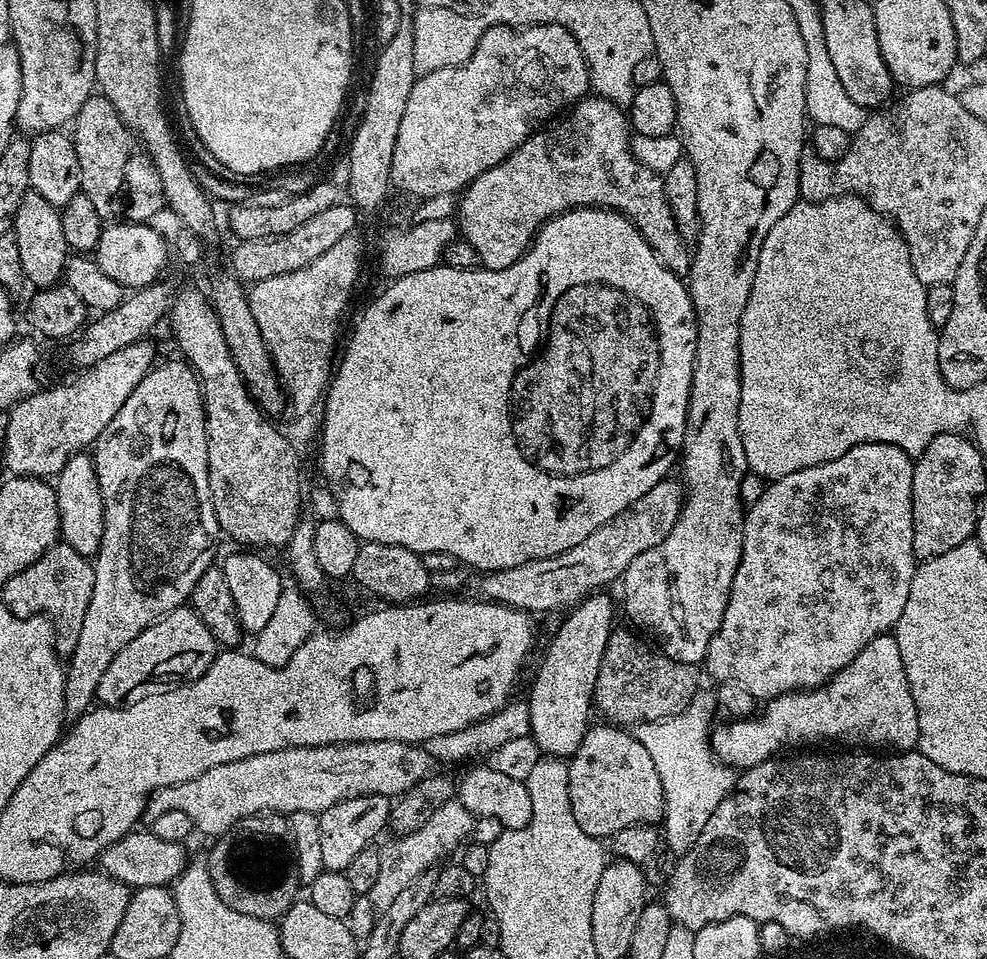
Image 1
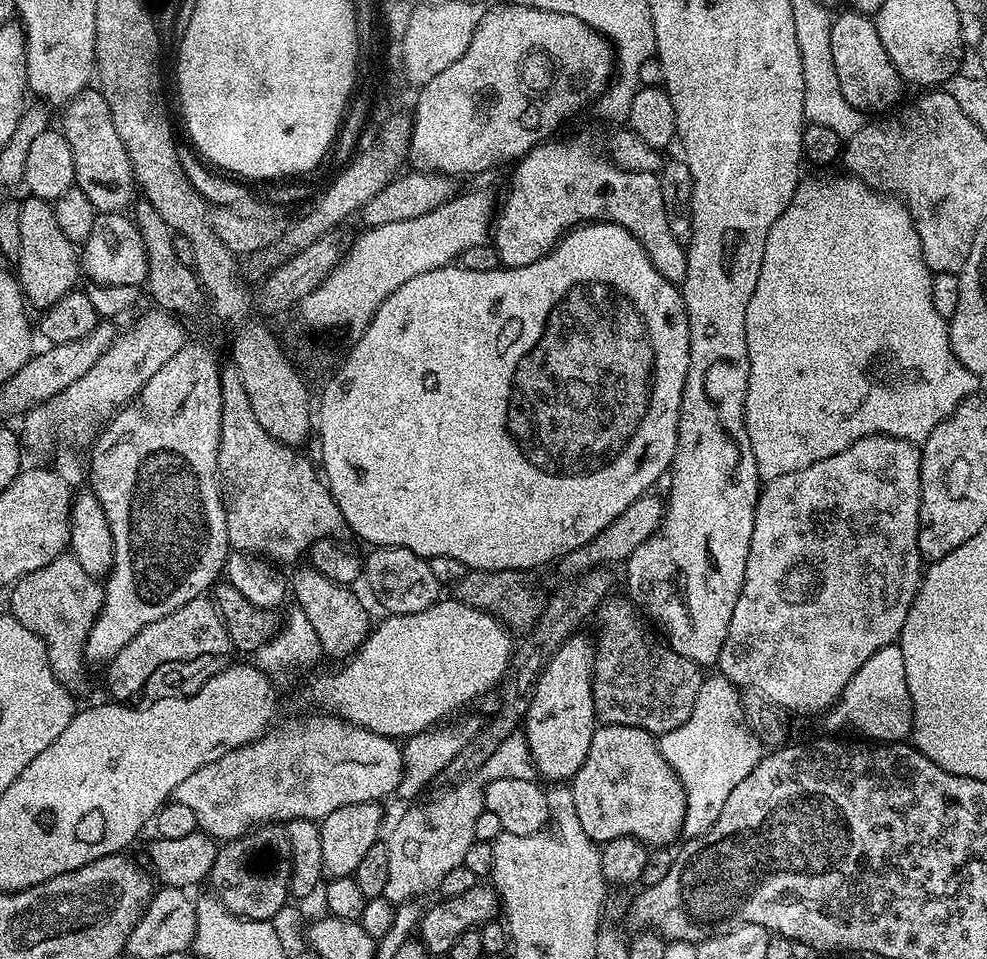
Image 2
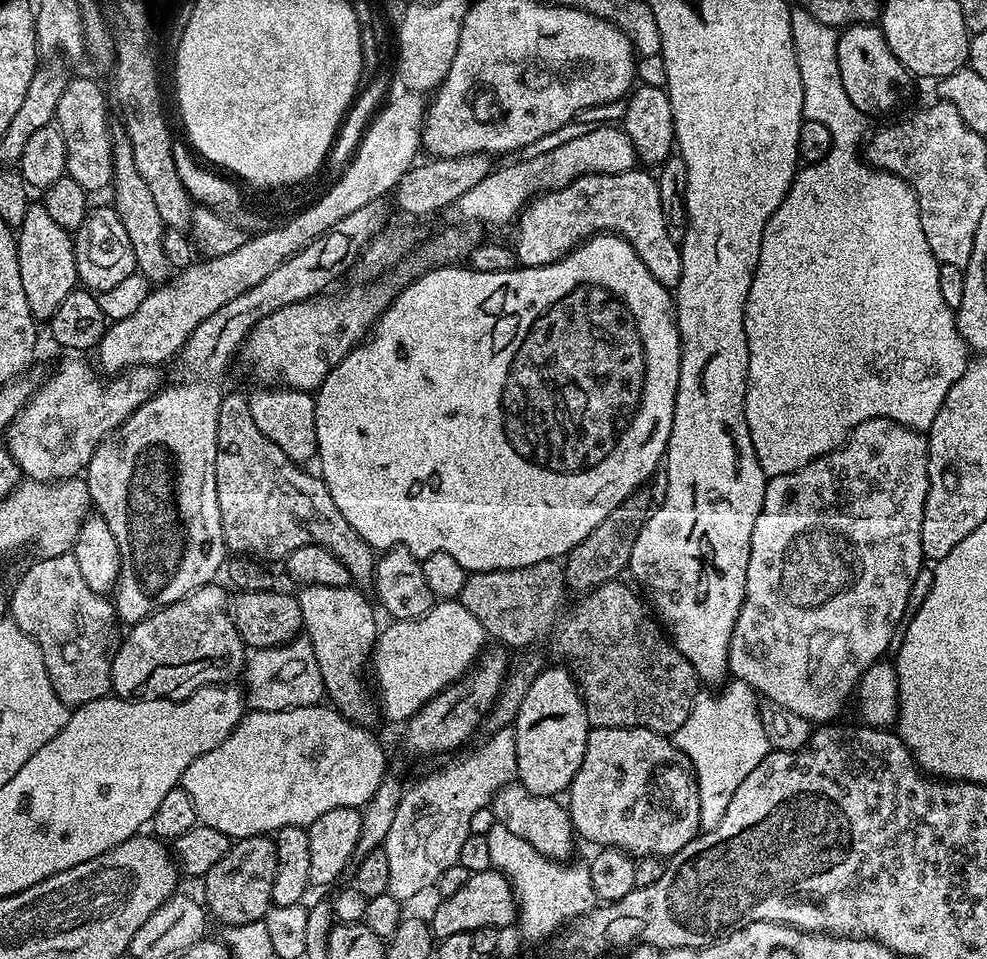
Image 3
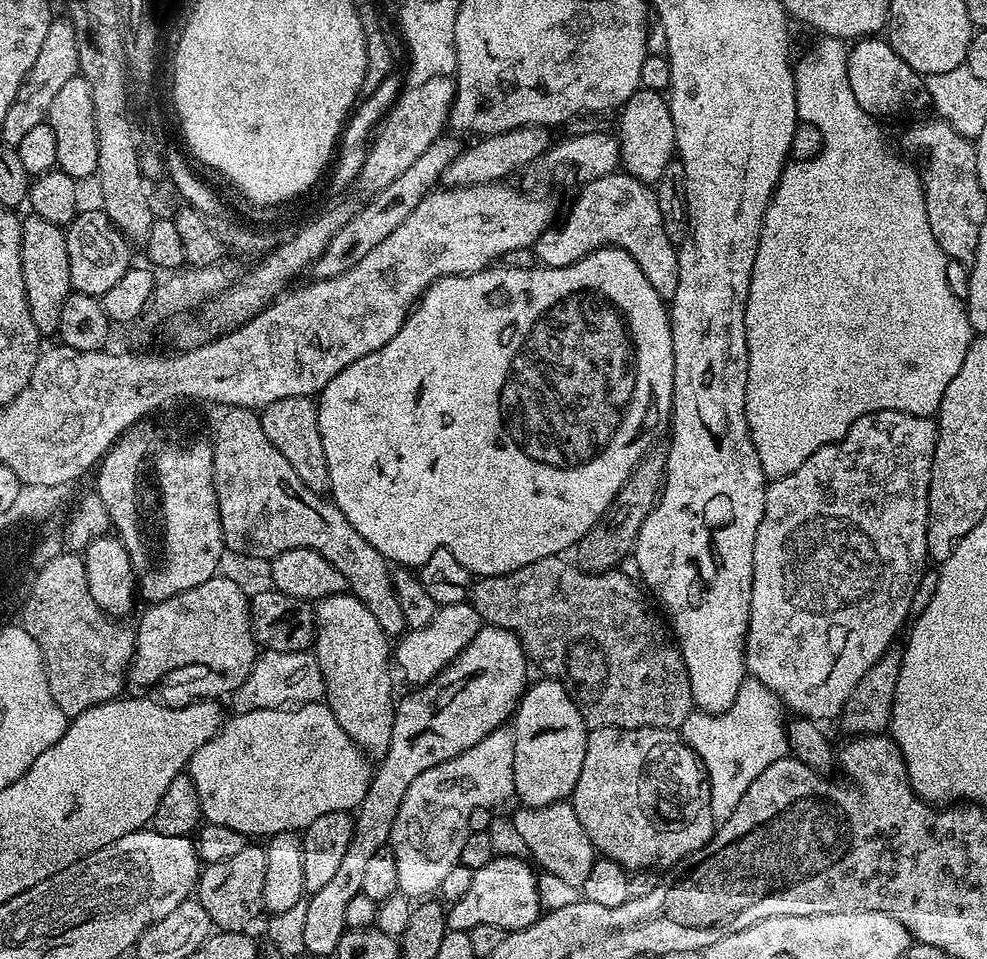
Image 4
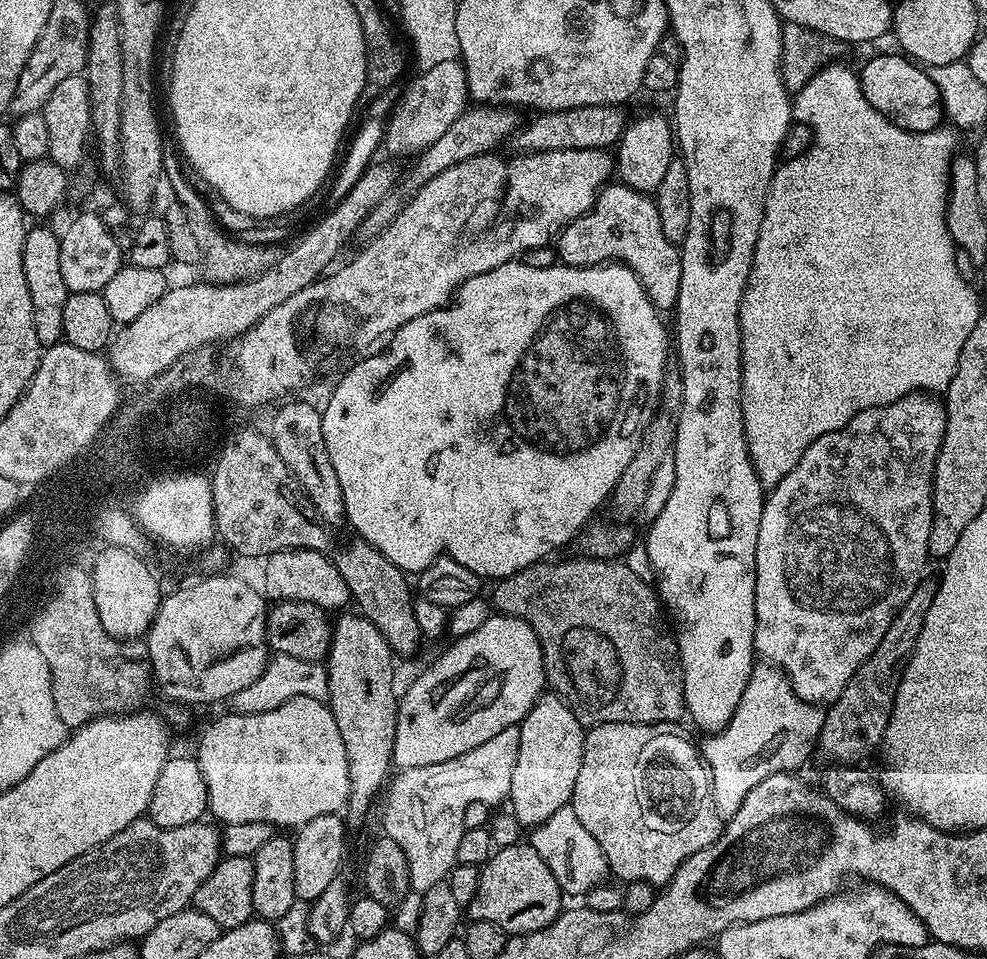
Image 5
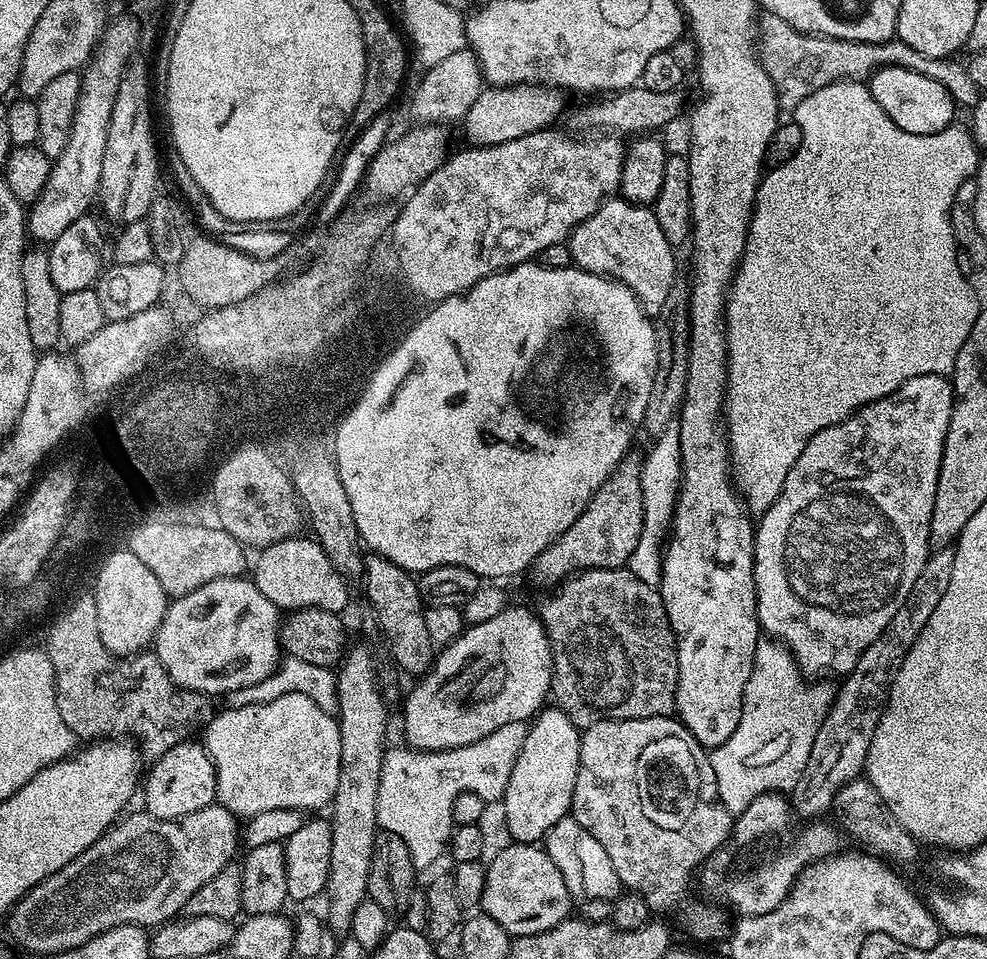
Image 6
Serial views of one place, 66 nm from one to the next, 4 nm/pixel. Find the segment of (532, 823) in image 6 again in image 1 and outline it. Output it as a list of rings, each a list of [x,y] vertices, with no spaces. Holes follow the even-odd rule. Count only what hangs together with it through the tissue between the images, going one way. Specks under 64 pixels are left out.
[[[608,594],[585,596],[567,613],[569,616],[561,622],[560,629],[553,634],[552,641],[548,644],[548,653],[545,654],[544,661],[541,662],[540,669],[532,680],[532,693],[527,693],[528,713],[532,727],[530,735],[545,757],[572,757],[589,730],[588,711],[591,713],[594,708],[592,695],[598,682],[598,670],[606,654],[606,642],[614,631],[612,600],[604,595]]]

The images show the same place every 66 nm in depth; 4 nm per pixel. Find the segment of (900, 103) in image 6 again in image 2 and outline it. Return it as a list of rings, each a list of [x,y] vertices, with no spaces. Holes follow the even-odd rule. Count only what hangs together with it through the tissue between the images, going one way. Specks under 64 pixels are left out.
[[[841,11],[832,22],[830,51],[834,53],[834,74],[838,74],[838,86],[842,86],[842,95],[850,106],[865,114],[884,114],[901,103],[905,81],[901,80],[894,62],[890,62],[890,54],[886,54],[886,46],[882,46],[882,38],[878,38],[876,21],[871,15]]]

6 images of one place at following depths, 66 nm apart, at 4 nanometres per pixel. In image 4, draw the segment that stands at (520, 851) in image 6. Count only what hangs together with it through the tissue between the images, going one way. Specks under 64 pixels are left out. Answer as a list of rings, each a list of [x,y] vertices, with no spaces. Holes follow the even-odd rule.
[[[497,854],[490,862],[486,862],[486,866],[475,869],[466,894],[447,905],[449,929],[468,932],[474,926],[498,926],[507,934],[536,923],[542,915],[540,882],[537,873],[532,873],[531,867],[533,865],[520,856]]]

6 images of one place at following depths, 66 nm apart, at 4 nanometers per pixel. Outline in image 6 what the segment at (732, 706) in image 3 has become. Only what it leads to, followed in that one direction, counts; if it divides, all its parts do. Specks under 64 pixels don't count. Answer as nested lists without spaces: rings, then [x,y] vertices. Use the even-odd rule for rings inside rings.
[[[764,638],[756,645],[754,666],[750,670],[750,678],[744,691],[742,718],[738,718],[738,730],[734,730],[734,734],[730,734],[730,738],[722,742],[722,746],[711,749],[710,752],[714,778],[718,782],[718,798],[728,812],[739,814],[763,792],[790,790],[796,785],[796,779],[802,774],[804,764],[810,758],[814,738],[832,705],[833,685],[824,683],[828,682],[809,682],[797,668],[792,651],[783,644]]]

